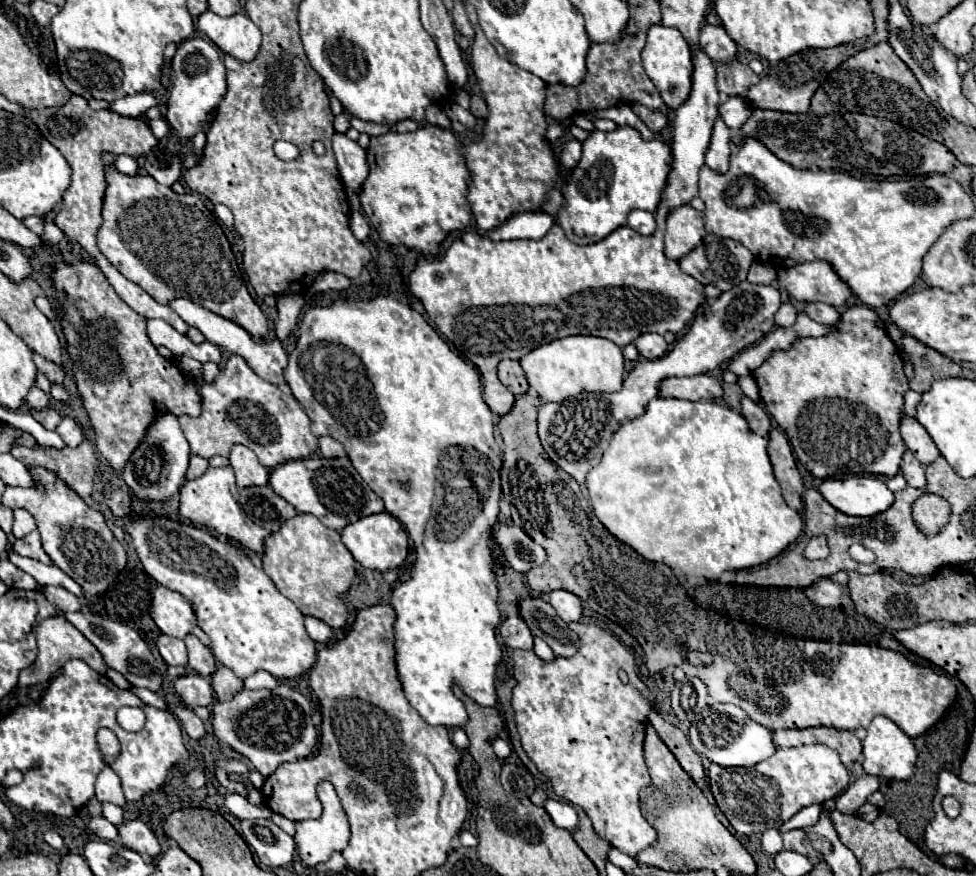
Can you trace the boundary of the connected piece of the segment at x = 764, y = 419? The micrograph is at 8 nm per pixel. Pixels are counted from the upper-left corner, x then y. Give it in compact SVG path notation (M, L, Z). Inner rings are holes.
M743 398L741 400L741 414L745 416L749 428L755 434L759 434L763 438L769 436L769 432L771 432L771 418L769 418L769 414L765 412L765 408L761 404L757 404L757 402L749 400L749 398Z

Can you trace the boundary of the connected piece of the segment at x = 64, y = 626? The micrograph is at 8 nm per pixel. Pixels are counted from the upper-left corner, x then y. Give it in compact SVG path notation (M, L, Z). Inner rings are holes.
M53 616L53 618L43 620L43 622L37 626L35 636L37 636L39 654L37 654L35 664L19 674L19 688L49 682L49 680L53 678L53 674L59 672L61 666L63 666L67 660L73 660L73 658L79 658L79 660L87 662L93 670L97 670L97 672L101 672L101 674L107 672L107 664L105 664L105 660L101 660L101 652L97 652L97 648L93 648L93 644L89 644L89 640L87 640L71 622L65 620L65 616Z

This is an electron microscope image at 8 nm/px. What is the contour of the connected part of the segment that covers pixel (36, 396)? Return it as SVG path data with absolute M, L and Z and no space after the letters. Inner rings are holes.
M33 386L33 388L29 390L25 402L27 402L29 408L33 408L33 410L41 410L41 408L45 408L45 406L49 404L49 396L47 396L43 390L39 390L37 386Z

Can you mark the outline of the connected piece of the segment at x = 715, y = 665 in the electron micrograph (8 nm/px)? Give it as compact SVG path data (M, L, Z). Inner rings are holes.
M523 394L517 398L513 410L499 420L503 436L503 494L509 500L511 492L511 510L515 516L513 520L547 550L547 562L525 574L531 590L539 594L549 594L557 588L563 588L577 594L583 604L609 618L611 622L617 622L641 644L649 672L655 674L665 670L667 666L679 666L687 676L701 678L715 702L729 702L739 706L747 712L751 720L763 724L769 730L827 726L853 732L857 728L867 728L871 720L881 714L893 720L907 736L917 738L925 734L947 712L947 708L953 706L953 700L957 700L957 686L953 684L953 680L945 674L935 674L931 668L909 662L899 652L869 644L793 640L793 636L777 636L775 632L765 632L765 628L755 628L753 638L753 634L739 620L725 620L723 614L697 606L689 598L687 590L677 584L679 580L669 566L643 560L635 554L631 546L611 536L597 520L577 480L573 480L565 470L553 464L549 456L545 456L545 450L541 448L537 436L537 412L541 410L541 406L543 402L539 396ZM575 564L583 564L587 576L575 578L571 574L571 566Z

